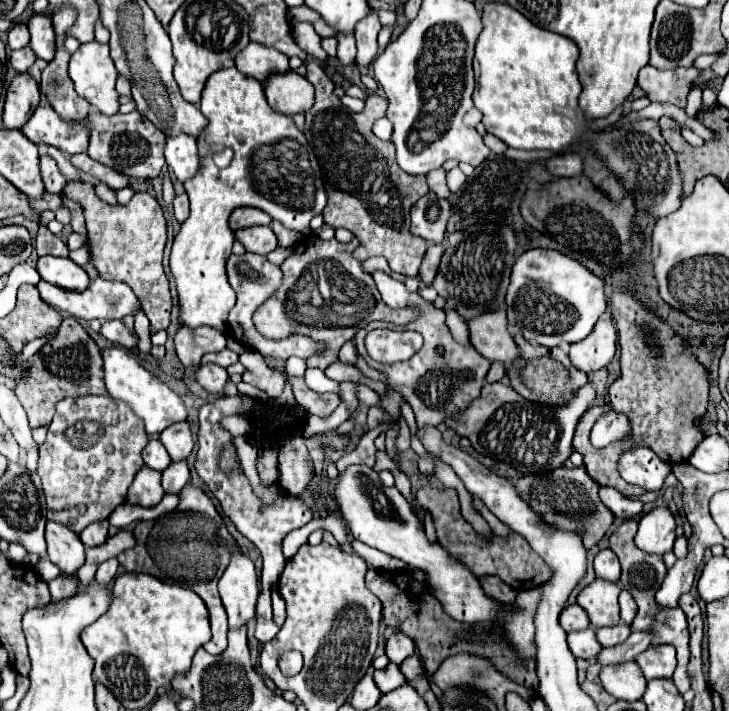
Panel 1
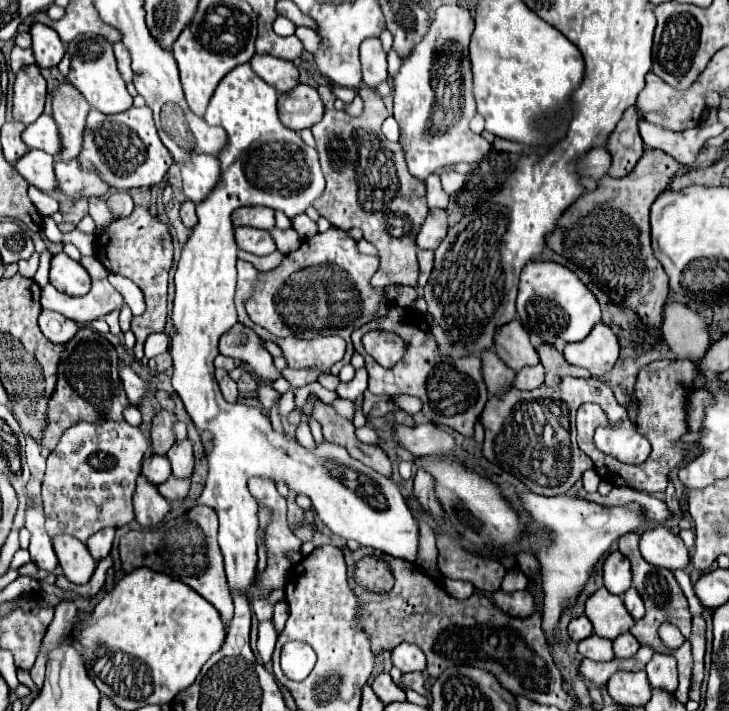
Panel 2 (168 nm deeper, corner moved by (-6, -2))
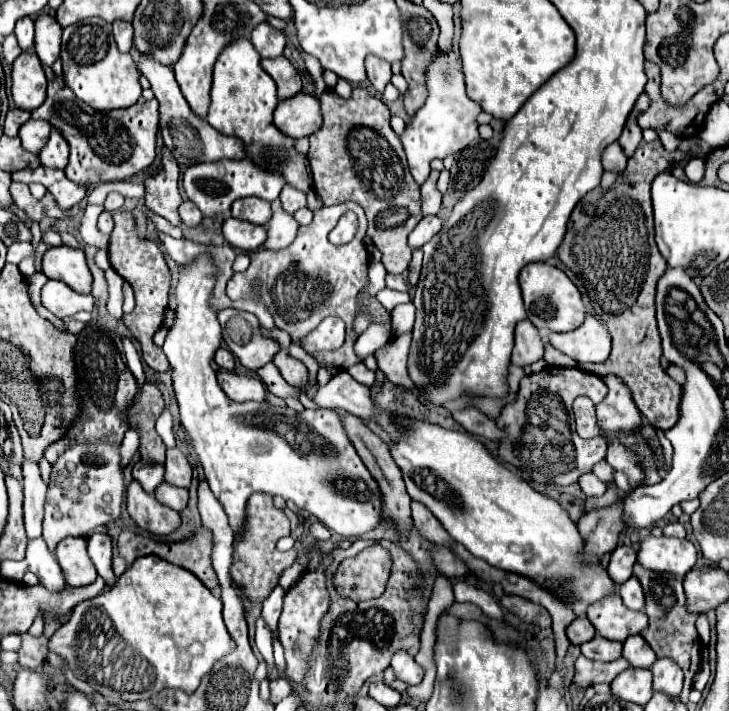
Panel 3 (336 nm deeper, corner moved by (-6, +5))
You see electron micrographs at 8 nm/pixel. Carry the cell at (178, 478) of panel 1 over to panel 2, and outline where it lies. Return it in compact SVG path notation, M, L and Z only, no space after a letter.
M169 477L163 485L157 487L157 491L167 499L167 501L181 501L187 497L187 491L189 491L189 479L175 479L175 477Z

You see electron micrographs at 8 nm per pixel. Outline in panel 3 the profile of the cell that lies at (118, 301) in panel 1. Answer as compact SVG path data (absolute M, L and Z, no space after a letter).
M47 280L41 288L41 302L57 318L69 318L81 310L91 312L95 308L95 298L91 294L77 294L59 280Z

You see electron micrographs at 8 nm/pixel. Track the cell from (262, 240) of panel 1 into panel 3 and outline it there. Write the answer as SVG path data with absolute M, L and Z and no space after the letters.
M227 218L223 222L223 236L233 248L253 252L253 250L261 248L263 242L267 240L267 230L265 230L265 226L257 226L257 224L245 222L245 220Z

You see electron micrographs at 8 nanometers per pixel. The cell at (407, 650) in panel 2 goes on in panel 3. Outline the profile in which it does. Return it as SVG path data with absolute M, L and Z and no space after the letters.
M403 650L395 652L395 656L391 658L391 668L395 670L395 676L407 684L419 684L423 680L425 670L415 662L415 658Z

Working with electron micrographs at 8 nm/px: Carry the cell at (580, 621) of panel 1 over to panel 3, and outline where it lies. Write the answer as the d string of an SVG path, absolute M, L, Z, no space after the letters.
M575 618L569 626L567 626L567 638L571 640L571 644L583 644L587 640L591 640L595 636L595 628L587 618Z

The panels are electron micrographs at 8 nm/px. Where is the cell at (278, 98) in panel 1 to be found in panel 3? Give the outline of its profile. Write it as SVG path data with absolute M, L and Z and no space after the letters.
M299 92L291 100L281 100L275 110L275 126L291 138L311 136L321 128L321 104L315 96Z

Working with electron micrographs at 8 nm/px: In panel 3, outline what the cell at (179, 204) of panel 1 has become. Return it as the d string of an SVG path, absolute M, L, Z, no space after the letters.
M185 200L179 206L179 214L187 226L197 226L203 220L203 214L199 212L199 208L195 208L195 204L191 204L191 200Z

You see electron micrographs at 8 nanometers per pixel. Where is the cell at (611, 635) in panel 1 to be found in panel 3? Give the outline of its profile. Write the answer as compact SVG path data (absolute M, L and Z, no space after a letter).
M635 634L623 642L623 658L627 658L635 668L649 668L657 656L651 652L651 646L639 634Z

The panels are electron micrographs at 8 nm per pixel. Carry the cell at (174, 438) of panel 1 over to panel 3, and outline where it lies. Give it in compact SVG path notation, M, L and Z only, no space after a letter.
M169 448L167 450L167 460L165 460L165 482L173 486L183 486L189 488L191 482L191 464L183 456L179 448Z

